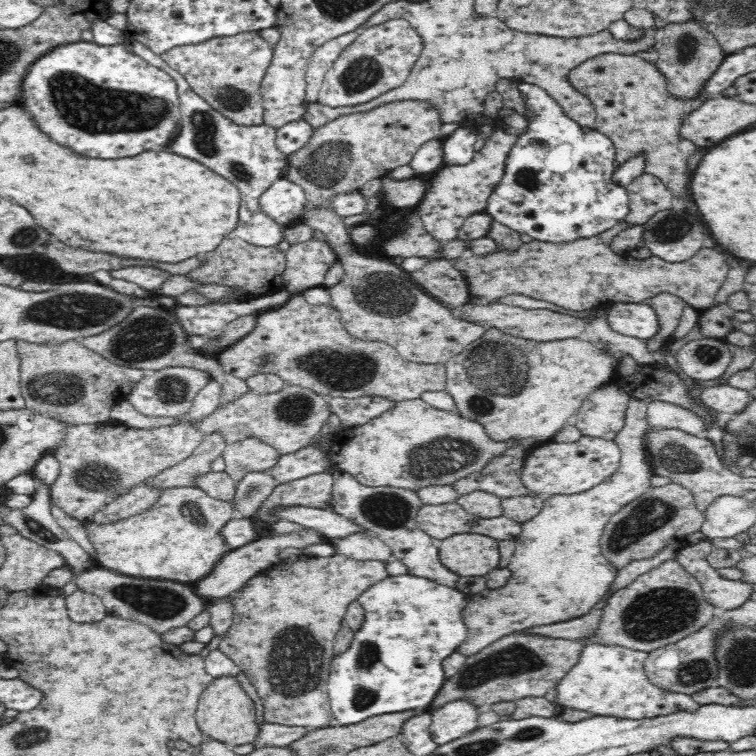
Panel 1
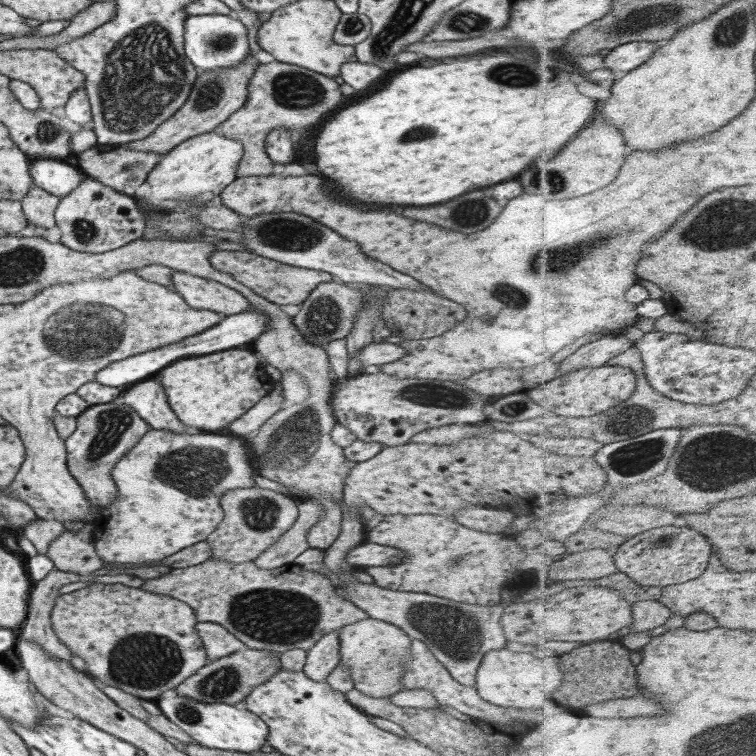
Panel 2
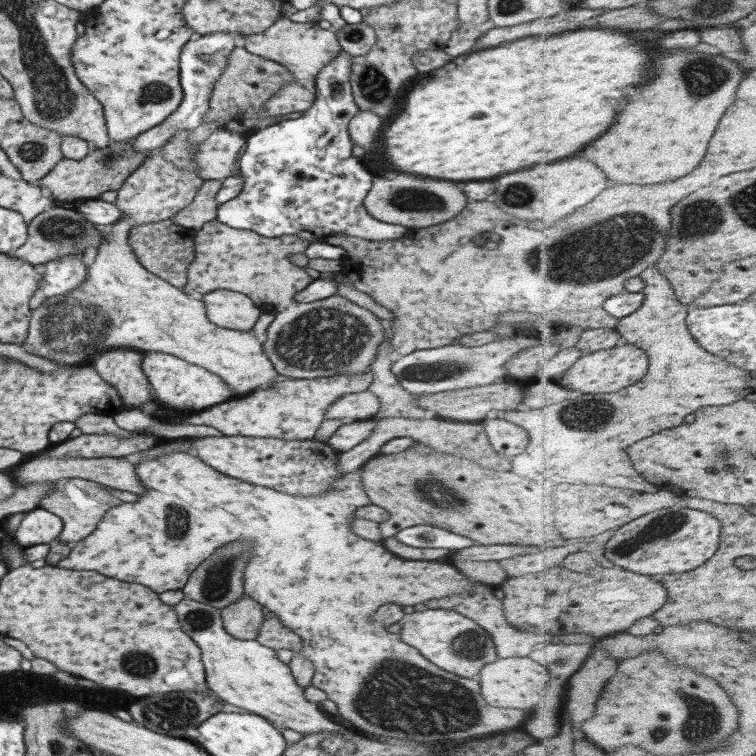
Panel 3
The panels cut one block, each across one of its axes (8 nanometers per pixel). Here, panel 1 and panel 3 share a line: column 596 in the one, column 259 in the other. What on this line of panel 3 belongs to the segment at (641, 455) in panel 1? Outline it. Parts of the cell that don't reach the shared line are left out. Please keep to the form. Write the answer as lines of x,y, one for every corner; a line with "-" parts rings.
186,452
166,454
140,464
135,462
135,466
136,475
146,489
144,494
136,502
124,502
108,510
94,534
77,542
70,554
58,562
58,567
93,570
124,582
138,582
160,595
170,590
181,590
190,573
216,548
234,540
254,540
258,546
254,546
252,560
246,566
244,594
256,598
256,602
270,610
268,614
278,614
284,626
296,630
296,634
303,638
300,653
316,666
311,686
328,694
328,699
338,706
338,718
351,722
353,731
395,742
444,742
506,730
524,720
524,710
494,708
484,704
476,680
448,674
424,658
419,650
402,642
399,633
390,634
386,628
370,622
368,616
382,604
394,602
414,606
430,600
470,594
475,589
474,585
484,584
464,577
454,563
410,561
391,553
381,542
368,542
354,535
350,527
353,512
370,505
359,470
347,473
334,482
334,488
328,494
292,496
230,478

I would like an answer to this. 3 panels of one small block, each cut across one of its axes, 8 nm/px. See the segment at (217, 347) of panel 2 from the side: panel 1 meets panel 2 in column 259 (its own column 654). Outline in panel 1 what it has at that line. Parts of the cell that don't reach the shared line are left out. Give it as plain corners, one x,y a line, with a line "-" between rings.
643,302
612,303
605,317
612,330
618,334
634,336
640,340
656,336
659,328
655,310

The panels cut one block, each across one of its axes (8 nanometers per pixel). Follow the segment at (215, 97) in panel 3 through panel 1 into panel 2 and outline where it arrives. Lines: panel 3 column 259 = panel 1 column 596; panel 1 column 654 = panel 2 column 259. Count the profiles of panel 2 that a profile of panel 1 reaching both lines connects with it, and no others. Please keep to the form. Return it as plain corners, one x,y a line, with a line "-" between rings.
278,61
257,66
250,79
248,92
244,106
214,130
243,144
245,153
236,171
237,178
273,174
274,164
265,149
265,140
271,130
308,132
322,124
324,116
344,106
344,95
338,82
332,77
318,74
303,66

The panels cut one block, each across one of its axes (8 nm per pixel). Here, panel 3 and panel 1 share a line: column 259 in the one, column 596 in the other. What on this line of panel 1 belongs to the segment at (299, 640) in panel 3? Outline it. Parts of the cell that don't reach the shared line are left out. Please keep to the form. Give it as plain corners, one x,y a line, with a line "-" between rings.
675,558
665,560
620,589
608,598
596,632
584,638
584,644
602,643
649,653
700,630
714,614
714,606
705,601
698,579

